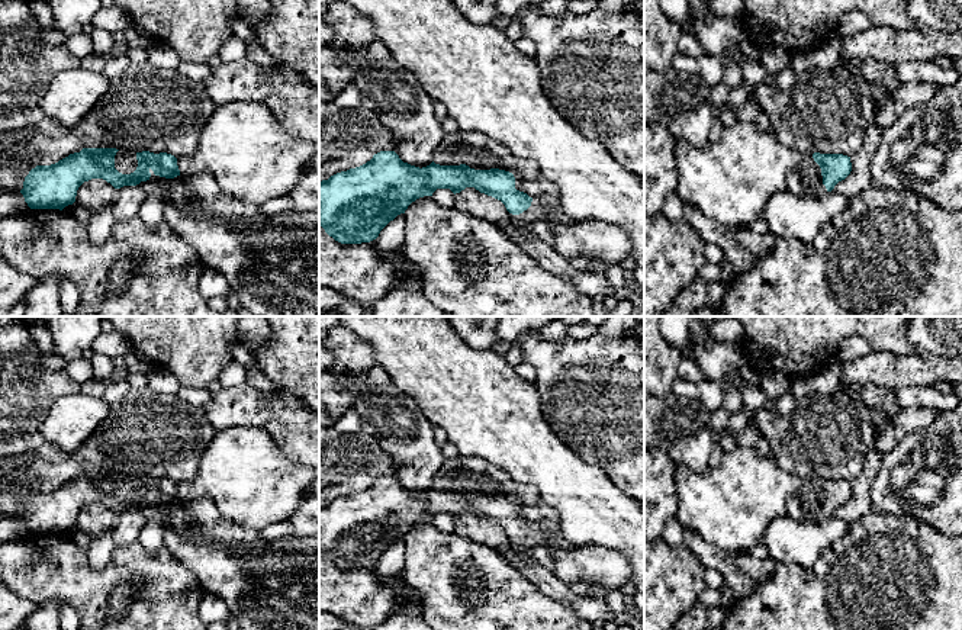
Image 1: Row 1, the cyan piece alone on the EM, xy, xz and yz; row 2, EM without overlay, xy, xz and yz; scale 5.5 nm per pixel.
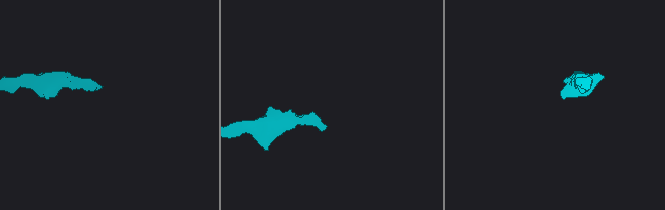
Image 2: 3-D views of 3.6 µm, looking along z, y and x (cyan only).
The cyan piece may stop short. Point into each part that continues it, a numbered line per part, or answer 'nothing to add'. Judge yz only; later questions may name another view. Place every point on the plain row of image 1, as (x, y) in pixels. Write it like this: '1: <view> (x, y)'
1: yz (806, 507)

